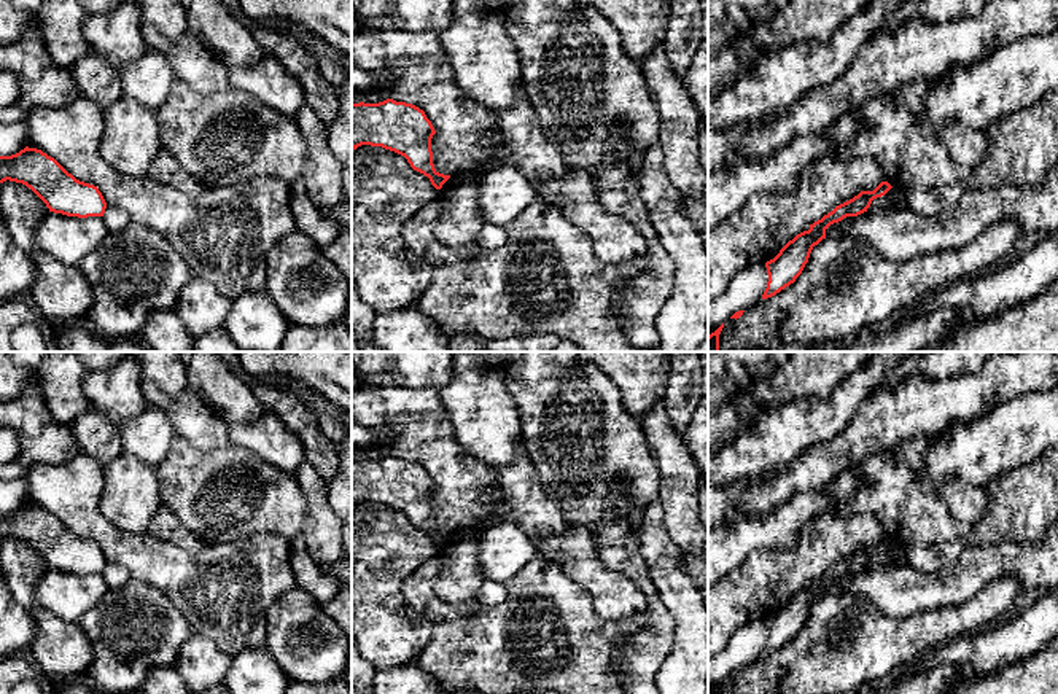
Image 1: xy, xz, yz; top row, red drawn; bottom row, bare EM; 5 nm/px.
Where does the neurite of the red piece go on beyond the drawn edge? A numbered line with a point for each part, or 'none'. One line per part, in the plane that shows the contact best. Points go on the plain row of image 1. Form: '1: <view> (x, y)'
none

